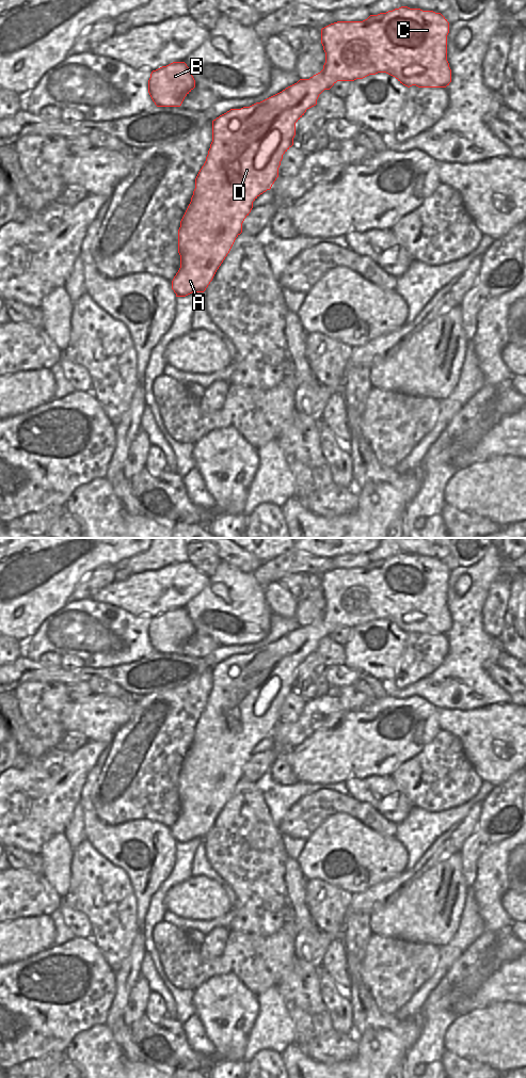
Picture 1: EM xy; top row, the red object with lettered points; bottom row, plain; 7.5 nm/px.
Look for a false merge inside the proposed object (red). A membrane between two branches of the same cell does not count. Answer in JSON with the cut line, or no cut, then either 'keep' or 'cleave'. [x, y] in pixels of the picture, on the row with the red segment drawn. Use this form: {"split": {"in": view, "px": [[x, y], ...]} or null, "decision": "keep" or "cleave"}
{"split": null, "decision": "keep"}

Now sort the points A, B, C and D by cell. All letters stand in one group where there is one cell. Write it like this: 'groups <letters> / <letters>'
groups A B C D

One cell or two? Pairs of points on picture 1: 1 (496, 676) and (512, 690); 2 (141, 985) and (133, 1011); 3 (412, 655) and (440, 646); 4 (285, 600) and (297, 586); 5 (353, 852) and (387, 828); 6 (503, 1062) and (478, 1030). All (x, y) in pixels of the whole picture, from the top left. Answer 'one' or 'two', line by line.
1: one
2: one
3: one
4: two
5: two
6: one

